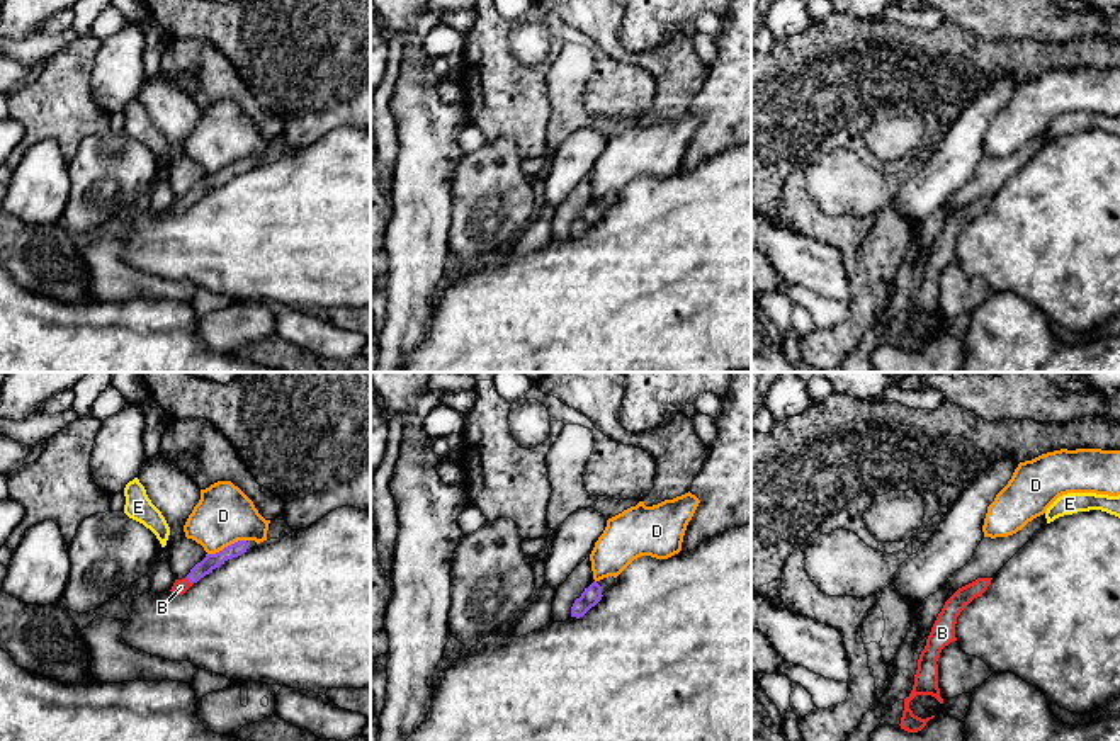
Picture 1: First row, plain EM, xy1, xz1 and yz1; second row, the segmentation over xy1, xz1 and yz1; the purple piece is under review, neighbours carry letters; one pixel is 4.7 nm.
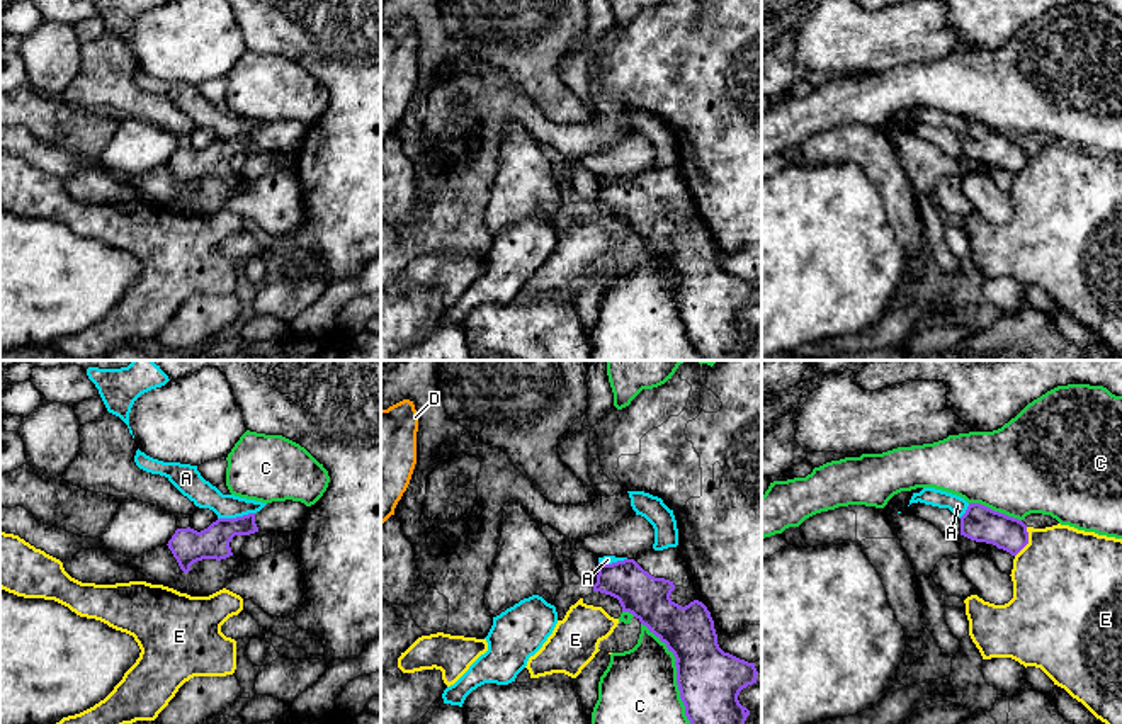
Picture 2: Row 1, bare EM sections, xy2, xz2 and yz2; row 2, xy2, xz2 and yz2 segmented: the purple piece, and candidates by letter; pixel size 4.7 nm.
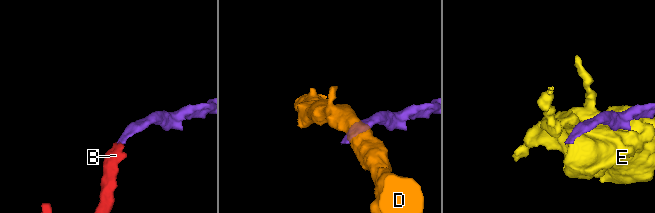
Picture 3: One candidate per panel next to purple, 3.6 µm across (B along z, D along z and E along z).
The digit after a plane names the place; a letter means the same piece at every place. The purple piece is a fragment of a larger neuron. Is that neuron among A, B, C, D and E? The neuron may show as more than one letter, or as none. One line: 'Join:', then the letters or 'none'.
Join: B

